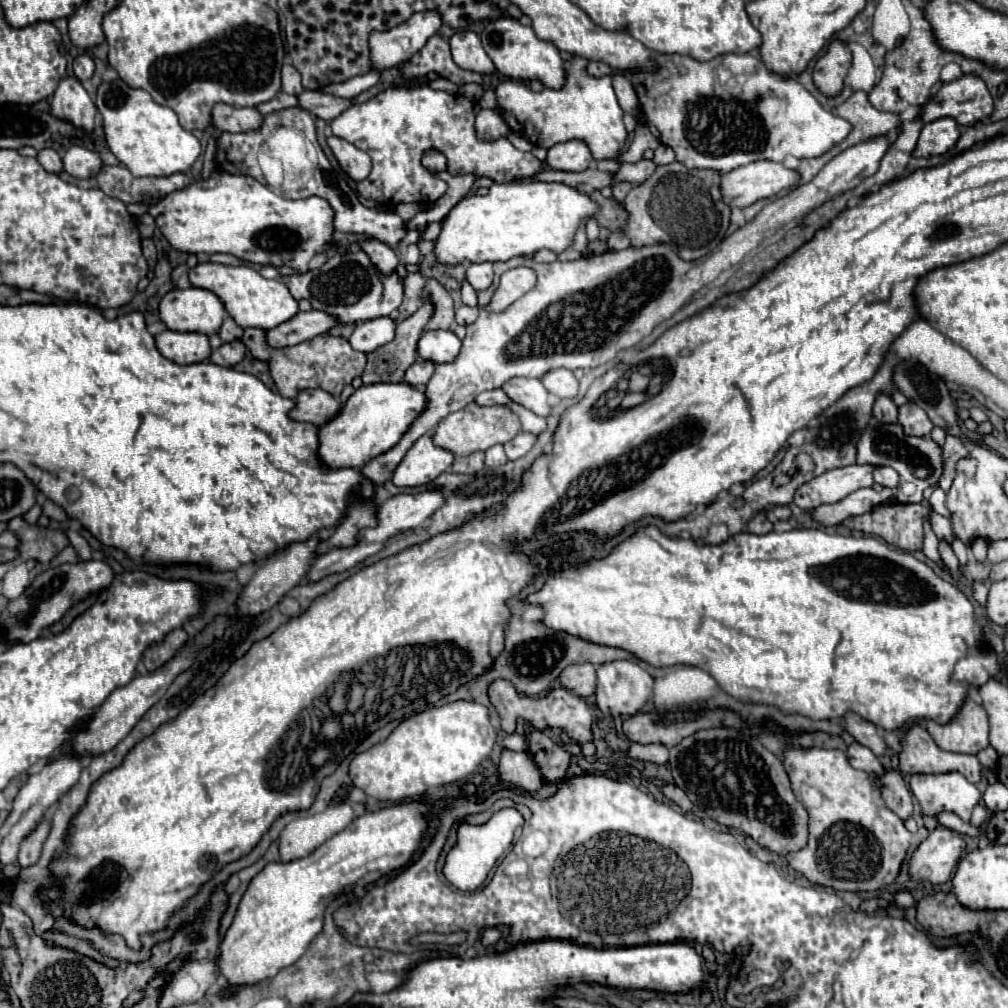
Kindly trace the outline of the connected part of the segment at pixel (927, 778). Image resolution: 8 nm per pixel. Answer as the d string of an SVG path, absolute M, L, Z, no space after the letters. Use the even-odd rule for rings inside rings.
M962 773L944 775L912 775L910 791L918 799L922 813L934 817L938 811L952 811L960 819L970 821L982 793Z

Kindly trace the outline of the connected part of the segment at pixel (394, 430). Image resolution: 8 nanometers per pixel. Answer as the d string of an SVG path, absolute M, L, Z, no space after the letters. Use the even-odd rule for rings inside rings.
M376 383L362 385L340 411L318 429L318 459L328 469L356 467L360 469L366 461L392 449L404 431L410 427L414 417L424 409L424 393L406 383Z

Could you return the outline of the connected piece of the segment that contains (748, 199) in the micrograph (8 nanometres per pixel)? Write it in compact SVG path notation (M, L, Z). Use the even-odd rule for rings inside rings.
M760 159L722 175L722 197L730 207L748 207L760 199L774 197L782 189L794 187L800 173L782 163Z

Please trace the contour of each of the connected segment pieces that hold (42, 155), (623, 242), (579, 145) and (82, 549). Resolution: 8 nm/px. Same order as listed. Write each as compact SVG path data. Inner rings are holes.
M40 149L38 151L38 163L48 171L48 173L58 173L62 171L62 159L54 149Z
M614 231L608 237L608 247L610 249L626 249L626 247L630 247L630 241L628 241L628 237L622 231Z
M578 139L550 147L548 157L546 157L546 163L552 169L560 169L560 171L582 171L582 169L588 169L592 161L594 157L588 145Z
M67 530L66 535L82 560L87 561L92 559L92 553L89 544L82 536L79 535L79 533L72 530Z

